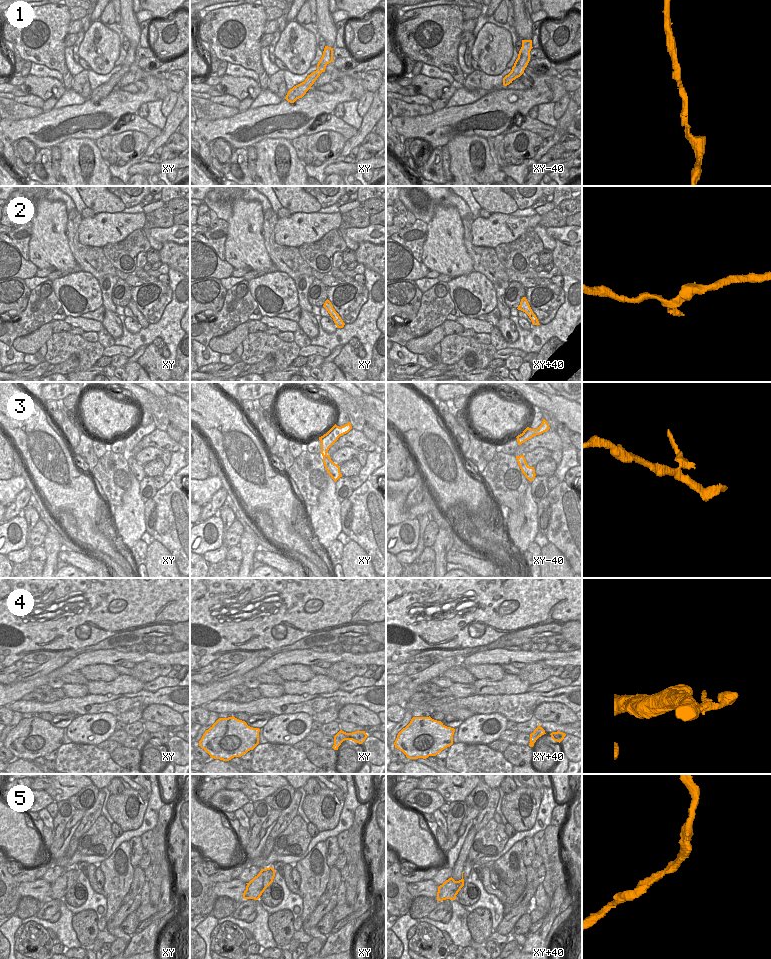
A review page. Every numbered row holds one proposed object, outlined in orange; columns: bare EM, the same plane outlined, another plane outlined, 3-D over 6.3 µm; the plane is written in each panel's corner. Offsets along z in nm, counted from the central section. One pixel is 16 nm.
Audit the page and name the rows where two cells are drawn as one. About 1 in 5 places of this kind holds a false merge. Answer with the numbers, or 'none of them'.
none of them

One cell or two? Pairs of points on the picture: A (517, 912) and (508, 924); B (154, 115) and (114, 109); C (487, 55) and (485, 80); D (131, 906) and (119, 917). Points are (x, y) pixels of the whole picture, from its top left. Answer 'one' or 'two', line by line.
A: one
B: two
C: two
D: one

